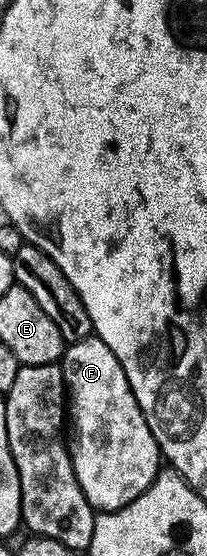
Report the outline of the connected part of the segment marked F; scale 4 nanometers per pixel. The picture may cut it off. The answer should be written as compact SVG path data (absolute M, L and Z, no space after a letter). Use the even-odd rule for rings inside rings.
M100 337L71 342L58 364L64 372L66 413L76 420L76 445L74 441L70 452L78 487L82 487L82 495L93 509L113 513L152 486L162 468L160 448L138 407L138 399L134 399L122 363L114 359L114 351Z

